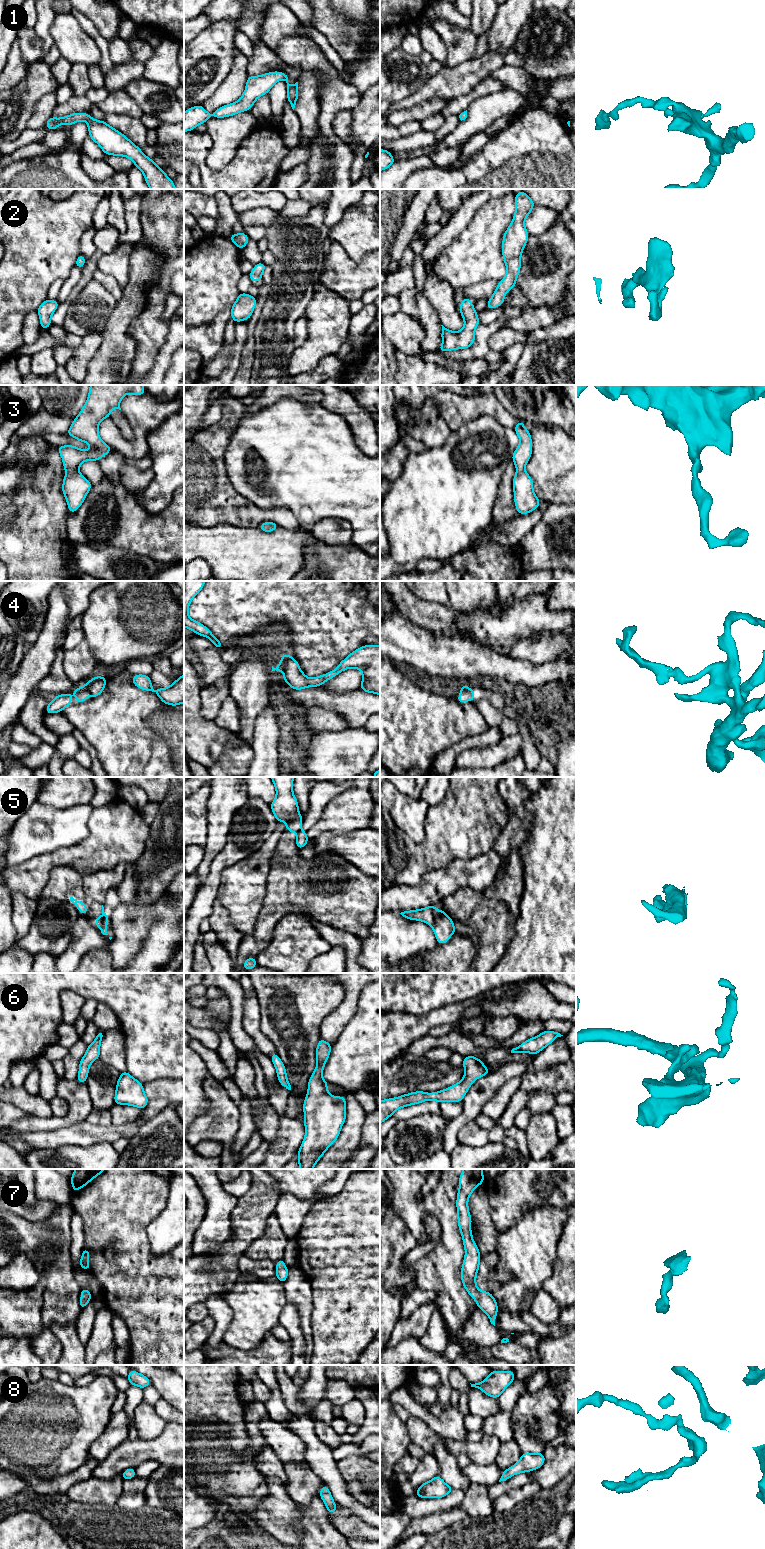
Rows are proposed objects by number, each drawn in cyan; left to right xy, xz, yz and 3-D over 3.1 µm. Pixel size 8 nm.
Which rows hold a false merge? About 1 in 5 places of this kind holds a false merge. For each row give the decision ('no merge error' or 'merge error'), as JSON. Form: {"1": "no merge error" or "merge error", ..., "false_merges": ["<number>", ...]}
{"1": "no merge error", "2": "no merge error", "3": "no merge error", "4": "merge error", "5": "merge error", "6": "no merge error", "7": "no merge error", "8": "no merge error", "false_merges": ["4", "5"]}

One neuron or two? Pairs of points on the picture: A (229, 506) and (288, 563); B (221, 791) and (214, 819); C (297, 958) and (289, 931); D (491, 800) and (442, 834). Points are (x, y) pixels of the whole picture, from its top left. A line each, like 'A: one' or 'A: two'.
A: two
B: one
C: one
D: one

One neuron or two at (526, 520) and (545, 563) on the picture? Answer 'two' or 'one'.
two

